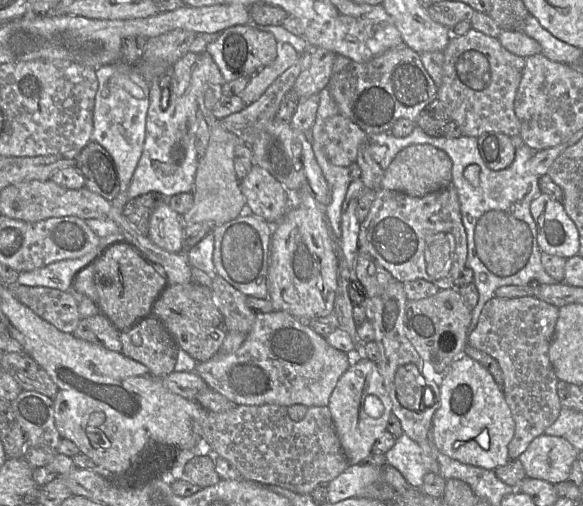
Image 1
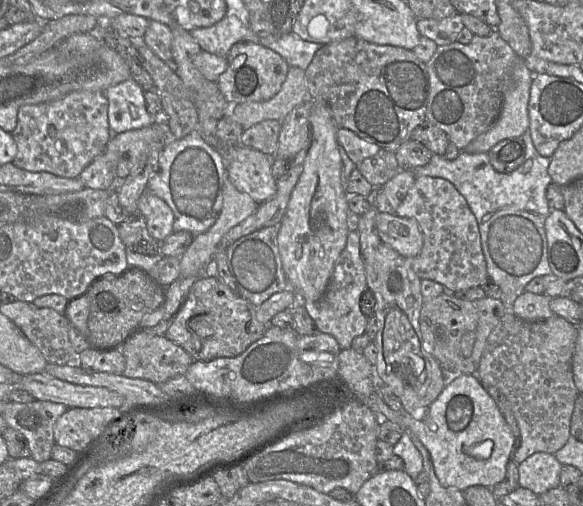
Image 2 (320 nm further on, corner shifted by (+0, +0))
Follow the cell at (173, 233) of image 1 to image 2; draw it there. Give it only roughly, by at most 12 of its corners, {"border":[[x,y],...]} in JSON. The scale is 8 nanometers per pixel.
{"border":[[147,189],[138,201],[150,235],[173,233],[174,214]]}

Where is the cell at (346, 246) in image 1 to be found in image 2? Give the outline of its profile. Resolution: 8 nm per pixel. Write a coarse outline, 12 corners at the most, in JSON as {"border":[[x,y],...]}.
{"border":[[351,230],[325,293],[300,301],[341,350],[365,334],[368,289]]}

